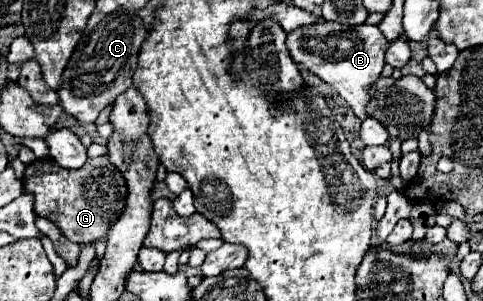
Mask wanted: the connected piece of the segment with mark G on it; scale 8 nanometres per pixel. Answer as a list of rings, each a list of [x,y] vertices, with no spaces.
[[[108,156],[90,158],[78,170],[60,168],[52,158],[42,158],[26,166],[24,192],[34,196],[36,216],[54,222],[62,234],[76,242],[88,244],[106,238],[108,228],[118,220],[126,204],[126,182]]]

